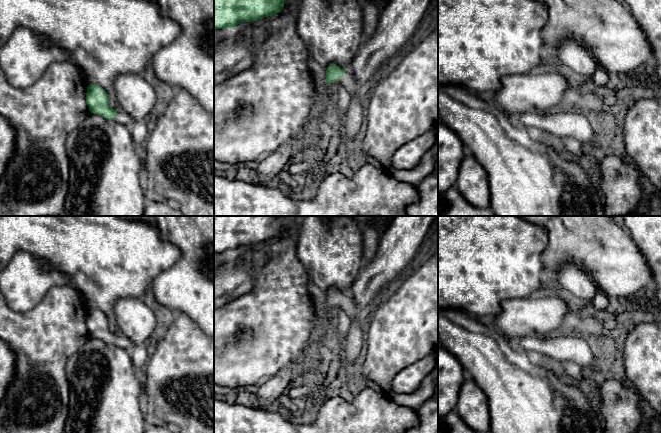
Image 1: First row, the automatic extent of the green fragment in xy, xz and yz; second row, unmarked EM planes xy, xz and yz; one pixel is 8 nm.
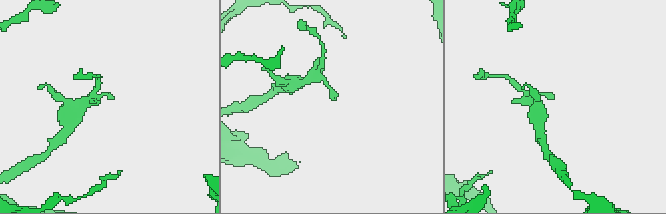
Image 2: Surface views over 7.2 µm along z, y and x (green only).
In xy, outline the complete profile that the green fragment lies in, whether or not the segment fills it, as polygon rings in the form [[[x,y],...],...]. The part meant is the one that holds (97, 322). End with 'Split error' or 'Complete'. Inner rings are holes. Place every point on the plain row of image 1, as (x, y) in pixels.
[[[88,309],[86,325],[91,337],[100,339],[105,343],[115,343],[118,347],[129,352],[135,346],[124,334],[111,332],[109,319],[99,309]]]. Split error

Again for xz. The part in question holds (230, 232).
[[[214,216],[214,253],[234,253],[241,246],[276,239],[283,231],[282,216]]]. Complete

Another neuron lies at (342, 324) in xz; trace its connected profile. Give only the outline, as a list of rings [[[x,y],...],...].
[[[335,306],[335,324],[333,330],[330,334],[330,341],[341,347],[345,337],[348,334],[349,328],[351,325],[351,321],[349,316],[338,306]]]

